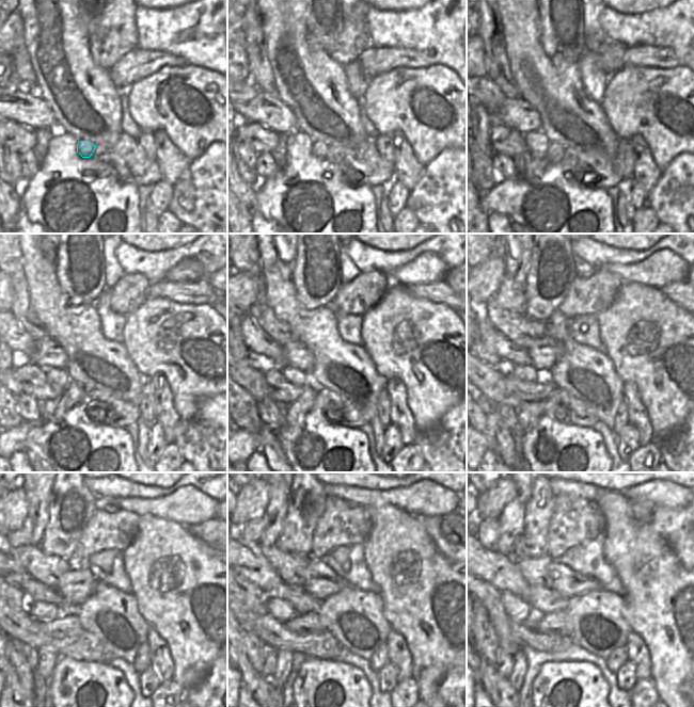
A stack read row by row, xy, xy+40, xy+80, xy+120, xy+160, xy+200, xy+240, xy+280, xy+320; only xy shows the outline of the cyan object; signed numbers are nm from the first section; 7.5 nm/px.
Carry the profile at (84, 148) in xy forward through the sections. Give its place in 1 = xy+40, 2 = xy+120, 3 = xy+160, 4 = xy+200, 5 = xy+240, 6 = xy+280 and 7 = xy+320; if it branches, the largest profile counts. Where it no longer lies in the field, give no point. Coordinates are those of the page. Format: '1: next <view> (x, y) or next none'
1: next xy+40 (319, 148)
2: next xy+120 (72, 396)
3: next xy+160 (295, 414)
4: next xy+200 (531, 414)
5: next xy+240 (47, 659)
6: next xy+280 (284, 665)
7: next xy+320 (516, 678)

